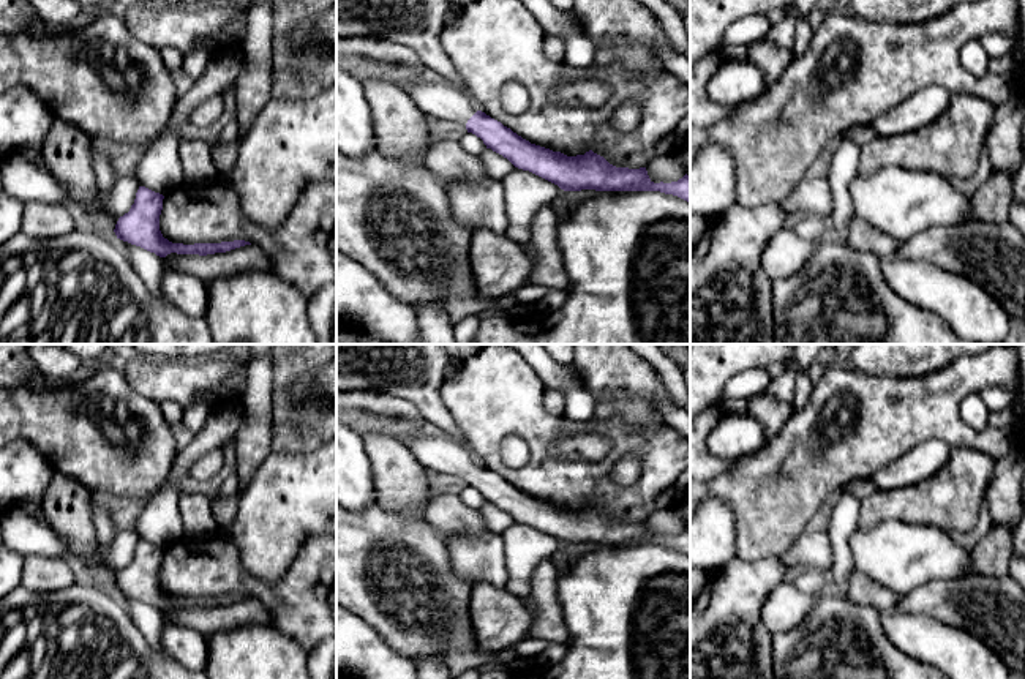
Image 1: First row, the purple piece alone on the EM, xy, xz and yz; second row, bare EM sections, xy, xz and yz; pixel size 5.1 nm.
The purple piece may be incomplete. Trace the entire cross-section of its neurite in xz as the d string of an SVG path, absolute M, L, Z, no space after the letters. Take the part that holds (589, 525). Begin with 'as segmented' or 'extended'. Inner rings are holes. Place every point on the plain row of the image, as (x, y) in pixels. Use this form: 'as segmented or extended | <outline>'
extended | M420 434L406 442L415 460L441 474L456 475L483 494L486 502L507 512L515 521L529 524L564 545L660 545L690 556L690 531L654 537L646 521L629 523L610 518L592 504L567 510L531 497L501 475L479 464L472 452L449 437Z

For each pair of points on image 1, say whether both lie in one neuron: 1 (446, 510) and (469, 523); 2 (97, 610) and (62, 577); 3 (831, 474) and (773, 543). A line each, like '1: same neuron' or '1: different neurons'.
1: same neuron
2: different neurons
3: same neuron

